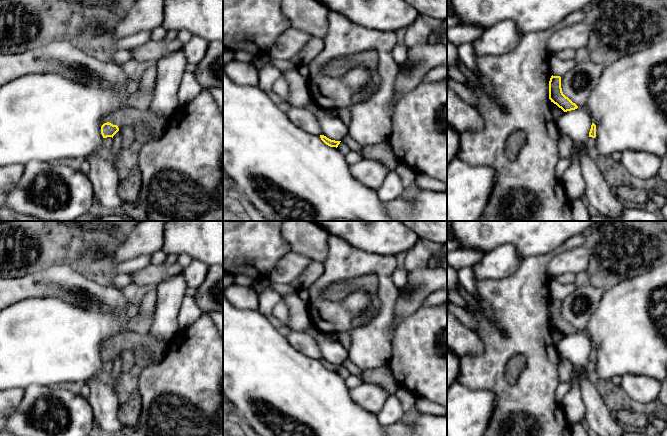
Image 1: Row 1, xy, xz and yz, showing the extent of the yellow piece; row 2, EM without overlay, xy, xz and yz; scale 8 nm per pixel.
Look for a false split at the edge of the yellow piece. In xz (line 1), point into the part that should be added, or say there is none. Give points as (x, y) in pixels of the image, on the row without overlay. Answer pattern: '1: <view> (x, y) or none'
1: none

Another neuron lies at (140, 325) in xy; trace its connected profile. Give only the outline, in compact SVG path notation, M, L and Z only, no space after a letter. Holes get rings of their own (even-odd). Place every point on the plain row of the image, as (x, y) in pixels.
M154 312L148 317L143 317L138 314L136 317L129 320L126 329L138 335L149 335L153 318Z

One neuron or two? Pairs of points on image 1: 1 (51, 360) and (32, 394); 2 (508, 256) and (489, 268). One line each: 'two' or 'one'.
1: two
2: one

